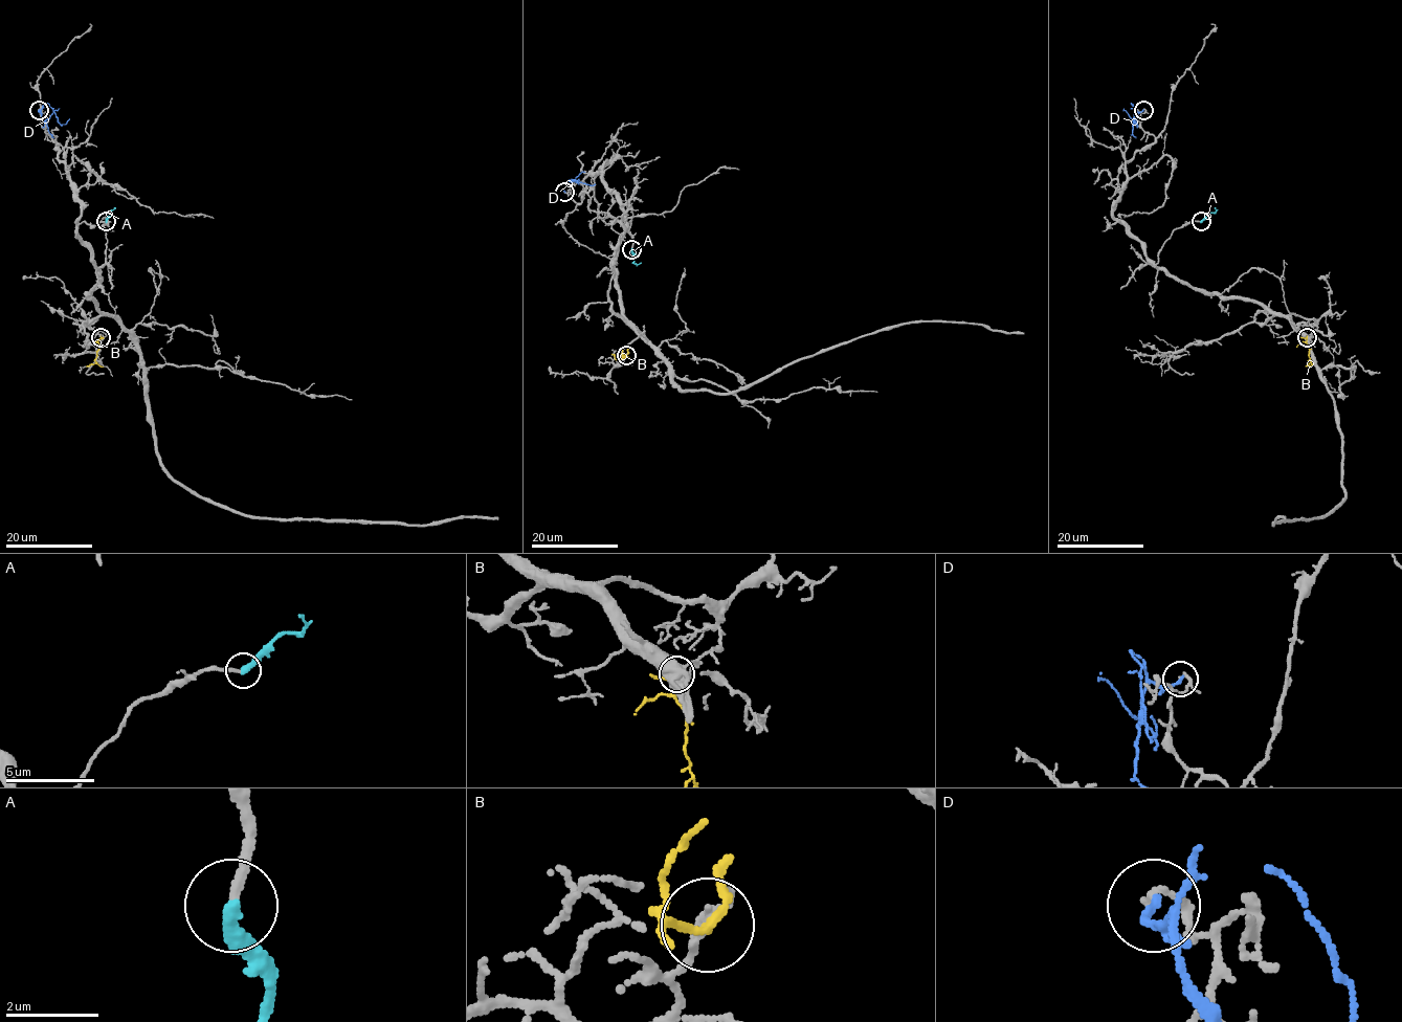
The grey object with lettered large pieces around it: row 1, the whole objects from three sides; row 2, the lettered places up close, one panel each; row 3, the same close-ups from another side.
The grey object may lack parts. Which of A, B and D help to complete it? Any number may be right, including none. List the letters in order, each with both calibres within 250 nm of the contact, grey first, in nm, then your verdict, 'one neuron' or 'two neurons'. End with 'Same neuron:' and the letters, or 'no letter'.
A: calibres 190 and 360 nm; one neuron
B: calibres 240 and 150 nm; two neurons
D: calibres 110 and 170 nm; two neurons
Same neuron: A

